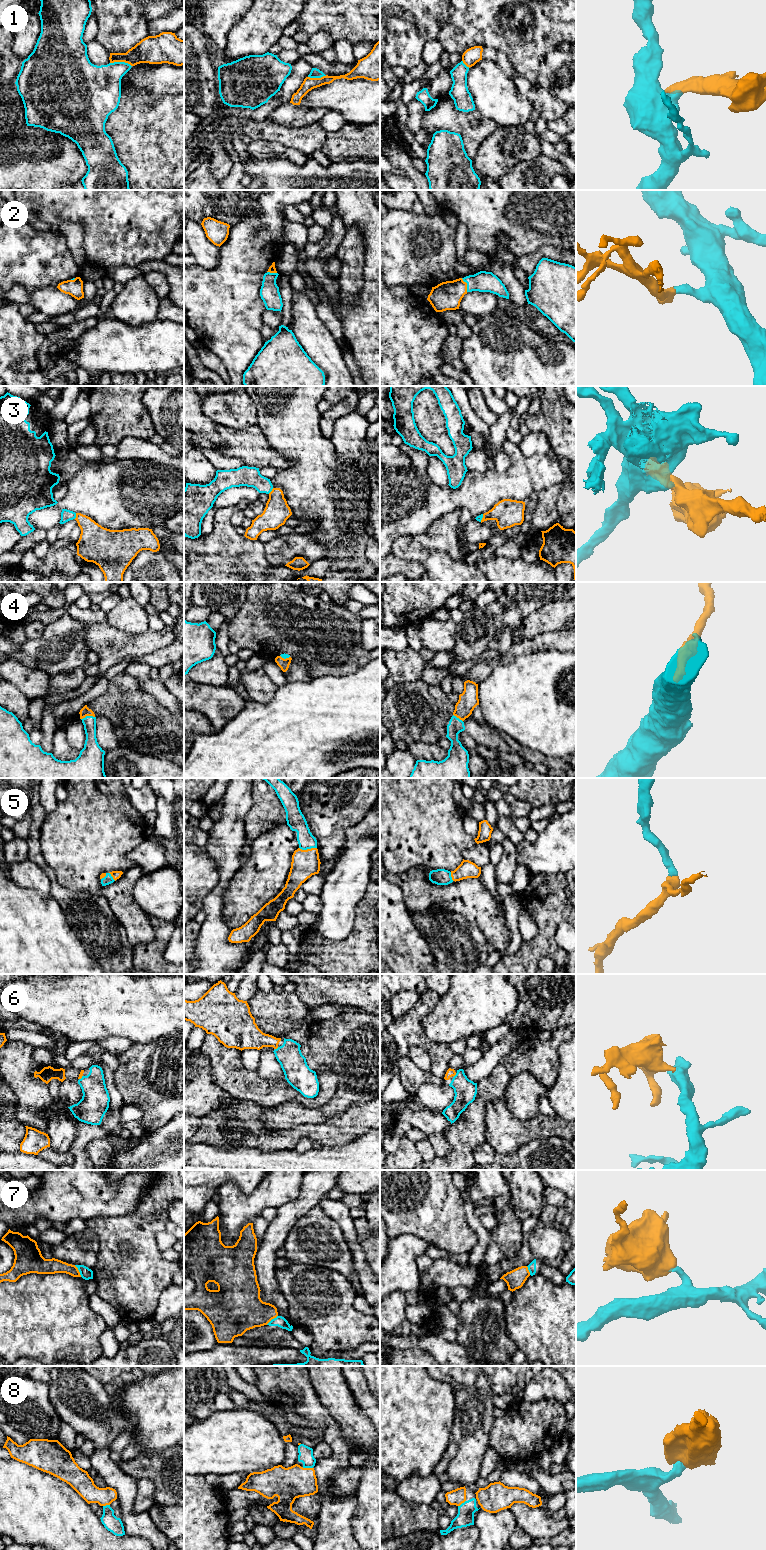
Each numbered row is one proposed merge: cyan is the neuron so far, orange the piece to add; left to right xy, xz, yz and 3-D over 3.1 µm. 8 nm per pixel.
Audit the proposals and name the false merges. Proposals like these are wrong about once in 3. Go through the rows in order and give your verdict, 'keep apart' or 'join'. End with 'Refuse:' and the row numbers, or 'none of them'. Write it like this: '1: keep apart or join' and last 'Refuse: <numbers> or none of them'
1: keep apart
2: join
3: keep apart
4: join
5: join
6: join
7: keep apart
8: join
Refuse: 1, 3, 7

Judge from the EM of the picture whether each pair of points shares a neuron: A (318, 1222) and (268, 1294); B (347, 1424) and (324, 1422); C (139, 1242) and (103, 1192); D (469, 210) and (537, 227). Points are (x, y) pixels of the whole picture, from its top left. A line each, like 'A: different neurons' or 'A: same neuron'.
A: different neurons
B: different neurons
C: different neurons
D: same neuron

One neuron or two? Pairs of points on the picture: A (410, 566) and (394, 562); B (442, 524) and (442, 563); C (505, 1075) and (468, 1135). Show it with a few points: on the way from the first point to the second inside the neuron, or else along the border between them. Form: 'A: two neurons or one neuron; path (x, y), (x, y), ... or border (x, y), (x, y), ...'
A: one neuron; path (406, 566), (398, 566)
B: two neurons; border (420, 542), (443, 550), (454, 559), (463, 558)
C: one neuron; path (490, 1090), (478, 1104), (472, 1120)

